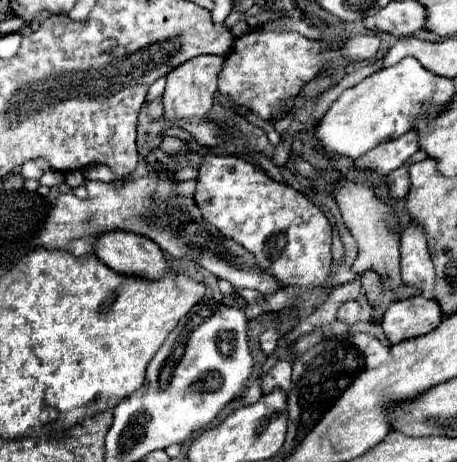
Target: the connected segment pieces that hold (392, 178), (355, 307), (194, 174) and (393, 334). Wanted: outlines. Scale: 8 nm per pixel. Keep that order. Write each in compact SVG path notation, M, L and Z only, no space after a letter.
M419 150L417 154L413 154L413 158L409 158L401 168L397 168L397 170L393 170L389 176L387 176L387 180L389 180L389 188L391 188L391 194L395 196L395 198L405 198L407 194L409 194L409 166L411 164L415 164L415 162L421 162L421 160L425 160L425 158L429 158L423 150Z
M355 300L345 302L345 304L341 304L341 306L339 306L337 318L345 320L349 326L353 326L355 322L359 322L359 308L361 308L361 306L359 306Z
M184 167L181 170L175 171L168 175L169 179L177 181L195 180L198 177L198 171L192 167Z
M415 296L409 300L393 302L383 314L381 326L391 344L425 336L441 324L441 308L435 300Z

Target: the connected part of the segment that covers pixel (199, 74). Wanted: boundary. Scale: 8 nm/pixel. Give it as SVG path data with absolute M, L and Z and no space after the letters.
M197 56L187 60L185 64L173 68L167 74L167 86L165 86L165 94L163 94L163 118L167 124L177 122L189 122L193 118L205 118L211 108L213 108L213 100L215 100L215 92L217 92L217 76L223 68L225 58L221 56Z

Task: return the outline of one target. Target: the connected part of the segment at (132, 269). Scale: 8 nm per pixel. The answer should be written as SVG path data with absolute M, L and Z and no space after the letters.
M111 230L99 234L95 242L93 254L119 274L137 274L155 280L169 272L169 264L165 262L161 250L147 236Z

